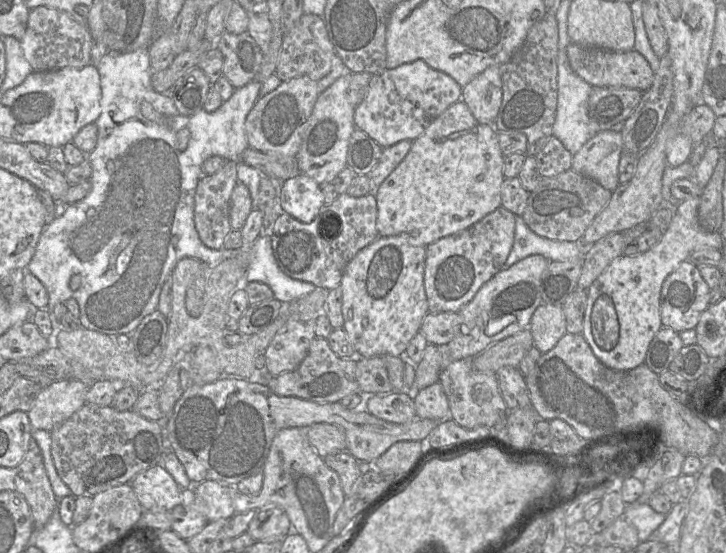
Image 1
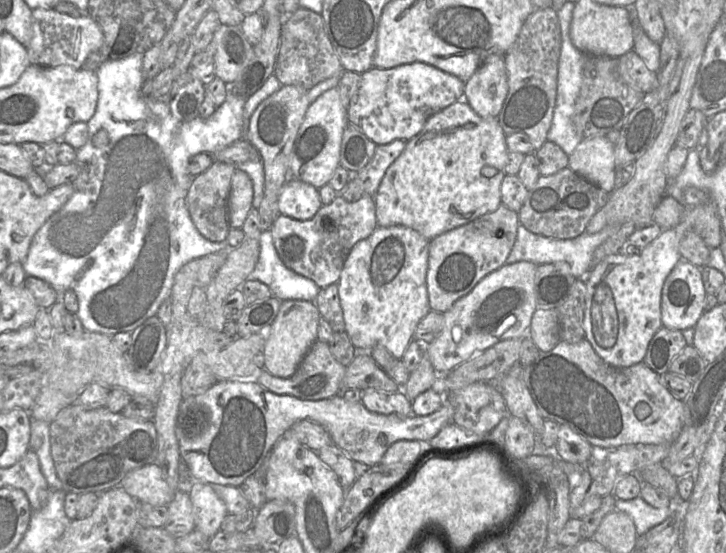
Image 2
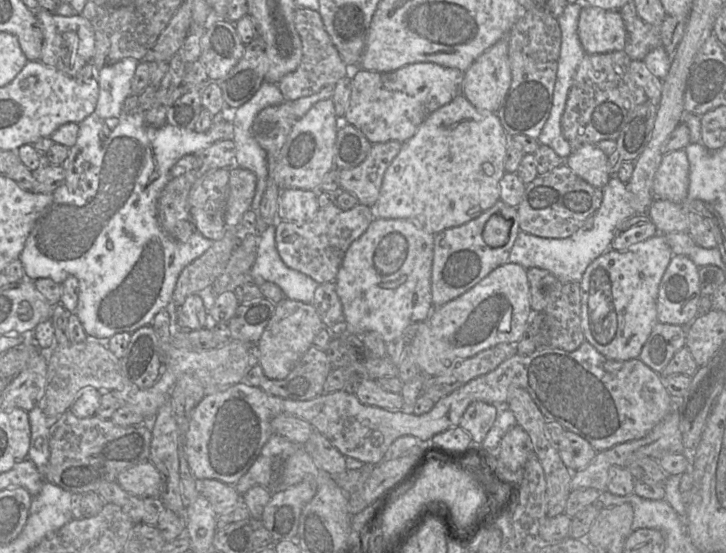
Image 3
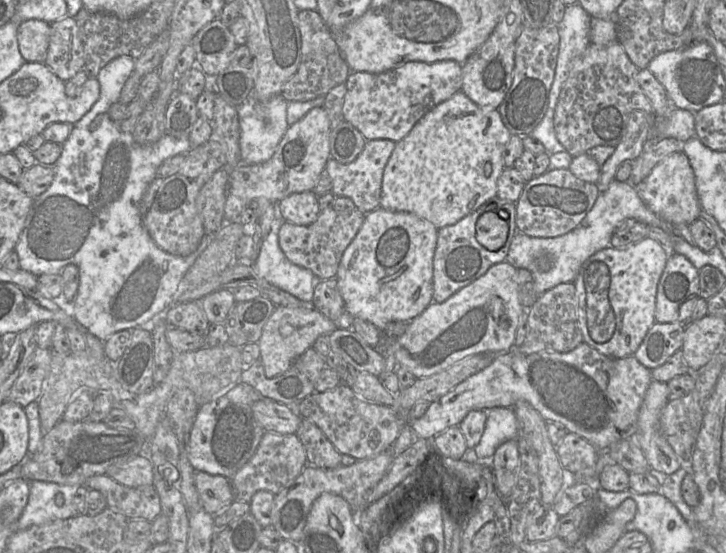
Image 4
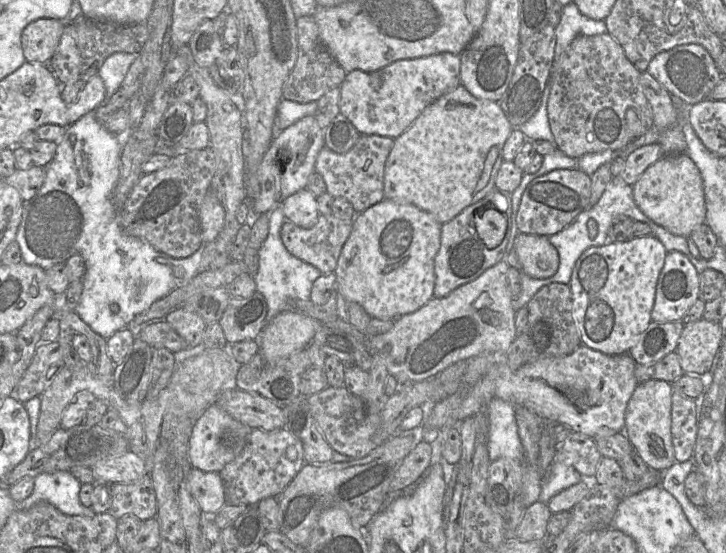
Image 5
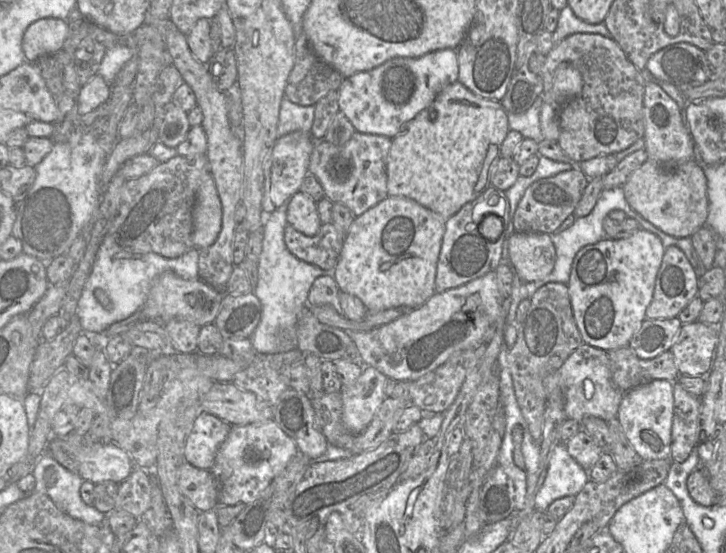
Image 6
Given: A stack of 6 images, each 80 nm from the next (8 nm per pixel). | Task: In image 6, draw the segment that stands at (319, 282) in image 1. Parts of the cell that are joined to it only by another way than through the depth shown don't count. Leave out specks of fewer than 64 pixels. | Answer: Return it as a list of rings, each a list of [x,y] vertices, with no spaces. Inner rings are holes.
[[[332,223],[322,224],[319,232],[307,237],[290,225],[284,230],[284,242],[297,259],[331,273],[339,259],[346,234],[338,231]]]

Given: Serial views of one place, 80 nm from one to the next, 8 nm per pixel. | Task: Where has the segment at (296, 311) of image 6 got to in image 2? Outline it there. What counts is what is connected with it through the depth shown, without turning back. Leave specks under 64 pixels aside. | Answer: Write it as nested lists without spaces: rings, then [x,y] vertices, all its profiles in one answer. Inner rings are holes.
[[[271,231],[258,235],[259,258],[247,280],[266,285],[279,301],[315,302],[319,287],[310,279],[288,269],[277,254]]]

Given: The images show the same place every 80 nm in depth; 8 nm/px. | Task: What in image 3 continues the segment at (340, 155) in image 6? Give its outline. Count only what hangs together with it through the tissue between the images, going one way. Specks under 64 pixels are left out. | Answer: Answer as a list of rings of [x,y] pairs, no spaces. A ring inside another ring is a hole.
[[[395,140],[372,144],[368,155],[362,163],[351,169],[339,170],[340,190],[354,195],[359,204],[373,208],[379,198],[384,174],[400,152],[402,144]]]

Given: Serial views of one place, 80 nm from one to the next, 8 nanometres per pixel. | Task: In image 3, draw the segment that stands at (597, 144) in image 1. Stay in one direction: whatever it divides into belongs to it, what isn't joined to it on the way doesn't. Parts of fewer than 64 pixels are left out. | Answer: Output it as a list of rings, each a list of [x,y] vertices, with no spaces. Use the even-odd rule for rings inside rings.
[[[586,144],[573,151],[565,164],[577,176],[599,189],[603,189],[611,177],[608,156],[594,144]]]

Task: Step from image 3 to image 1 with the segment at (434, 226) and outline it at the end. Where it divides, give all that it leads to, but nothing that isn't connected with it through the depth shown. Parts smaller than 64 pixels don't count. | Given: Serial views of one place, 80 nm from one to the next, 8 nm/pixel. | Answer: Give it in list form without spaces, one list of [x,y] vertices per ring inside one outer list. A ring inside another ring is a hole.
[[[463,101],[452,104],[426,128],[421,136],[412,142],[410,151],[405,158],[384,180],[379,188],[375,192],[372,192],[375,194],[377,204],[376,229],[379,235],[378,237],[401,236],[405,237],[414,246],[427,247],[441,238],[454,235],[482,220],[485,216],[501,206],[501,187],[505,180],[503,173],[504,157],[499,146],[497,131],[493,124],[479,123]]]

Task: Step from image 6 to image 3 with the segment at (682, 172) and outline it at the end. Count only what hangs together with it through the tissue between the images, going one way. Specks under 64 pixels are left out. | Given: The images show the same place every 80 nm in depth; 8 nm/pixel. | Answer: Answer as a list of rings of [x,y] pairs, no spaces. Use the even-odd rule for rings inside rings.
[[[685,150],[665,154],[653,183],[655,199],[683,204],[688,195],[689,162]]]

